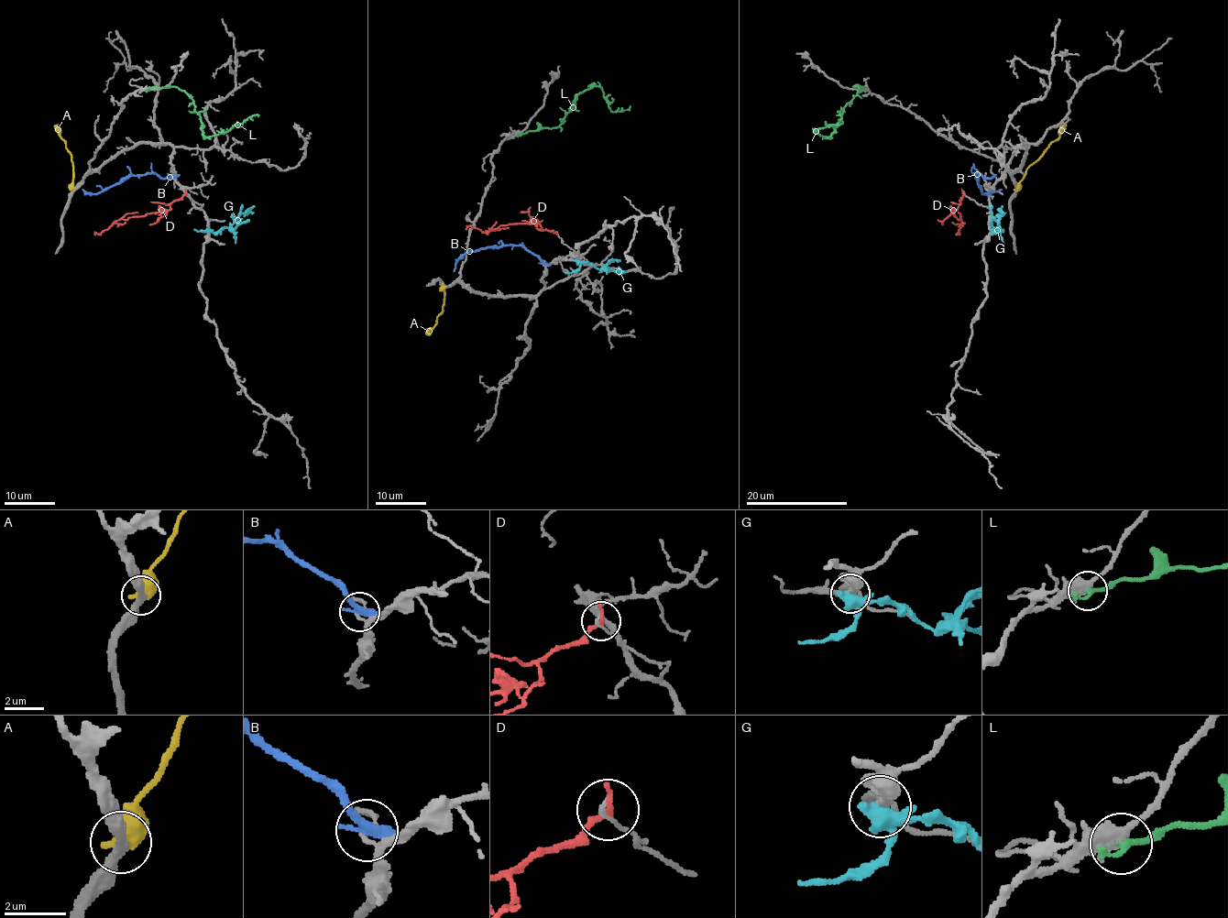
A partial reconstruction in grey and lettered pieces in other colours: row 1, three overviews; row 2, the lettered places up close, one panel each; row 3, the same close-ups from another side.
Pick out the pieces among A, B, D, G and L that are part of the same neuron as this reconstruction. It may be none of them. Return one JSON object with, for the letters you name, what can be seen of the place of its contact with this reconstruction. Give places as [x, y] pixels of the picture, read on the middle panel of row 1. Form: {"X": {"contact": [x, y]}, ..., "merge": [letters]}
{"L": {"contact": [520, 134]}, "merge": ["L"]}

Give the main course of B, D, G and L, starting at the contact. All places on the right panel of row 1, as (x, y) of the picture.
B: (994, 176), (985, 178), (975, 174), (982, 193), (1002, 190)
D: (962, 193), (959, 207), (952, 210), (961, 220), (962, 224), (956, 234), (960, 231)
G: (991, 230), (993, 233), (999, 227), (1002, 206)
L: (864, 88), (859, 87), (828, 136), (816, 131), (842, 122), (836, 114)

